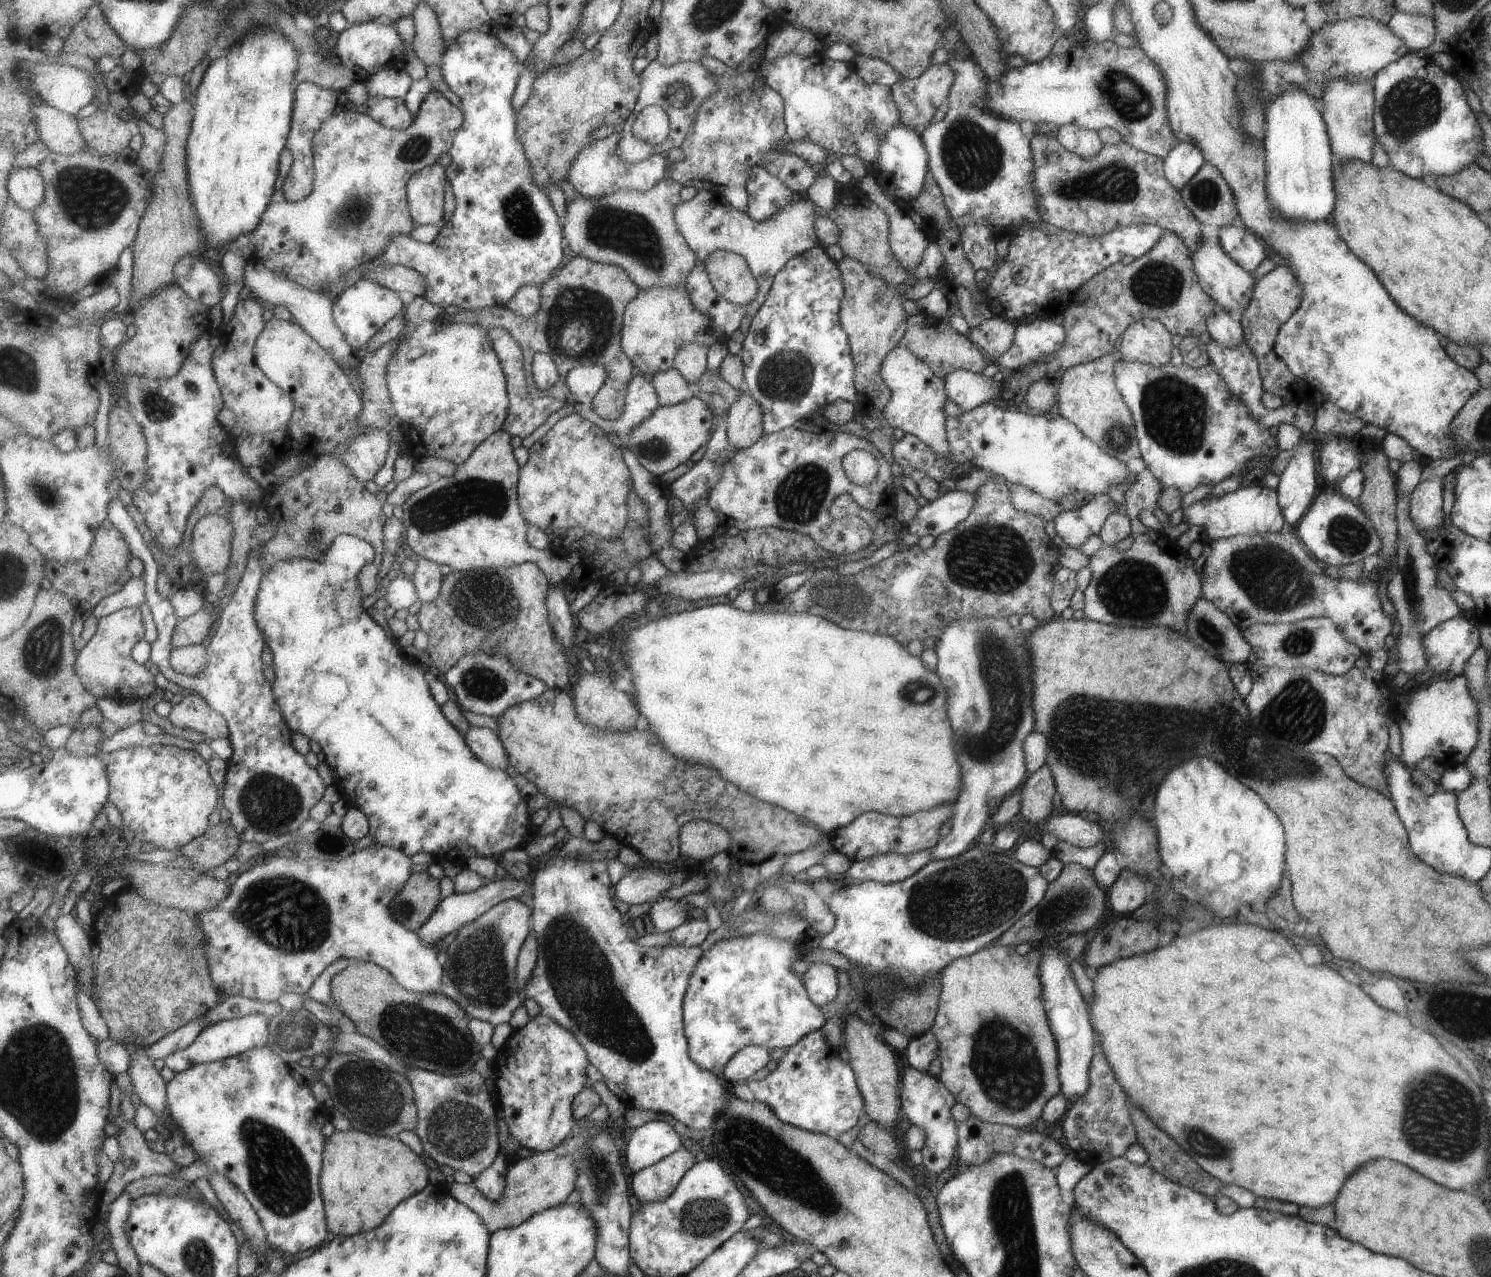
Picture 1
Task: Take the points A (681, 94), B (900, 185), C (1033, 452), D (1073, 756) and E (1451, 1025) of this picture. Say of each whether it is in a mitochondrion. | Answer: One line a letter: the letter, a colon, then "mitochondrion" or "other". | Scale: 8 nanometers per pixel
A: mitochondrion
B: other
C: other
D: mitochondrion
E: other

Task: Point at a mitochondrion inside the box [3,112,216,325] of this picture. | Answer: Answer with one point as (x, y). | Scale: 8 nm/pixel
(95, 198)

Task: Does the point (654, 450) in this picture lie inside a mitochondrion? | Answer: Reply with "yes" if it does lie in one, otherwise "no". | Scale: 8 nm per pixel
yes

